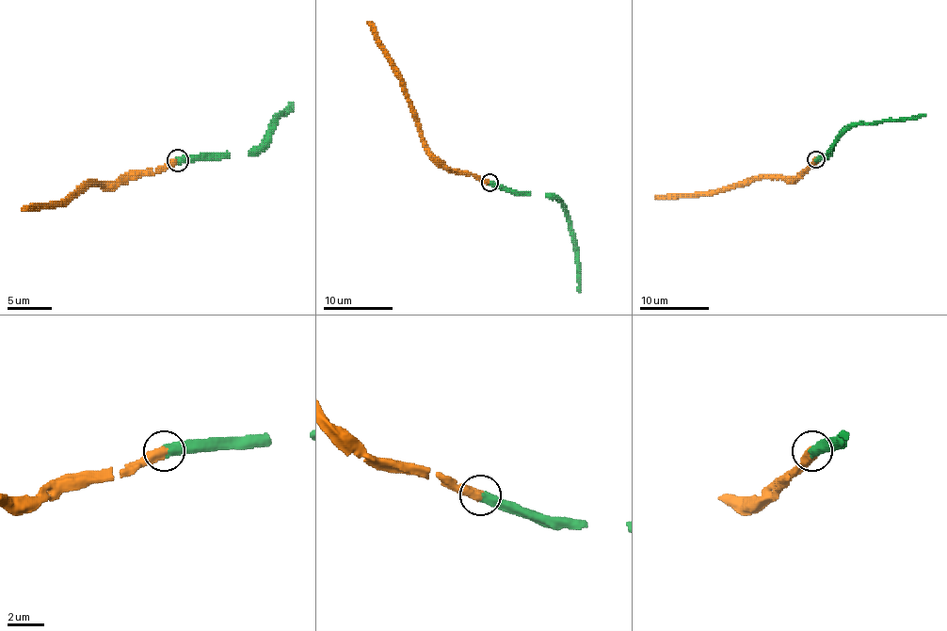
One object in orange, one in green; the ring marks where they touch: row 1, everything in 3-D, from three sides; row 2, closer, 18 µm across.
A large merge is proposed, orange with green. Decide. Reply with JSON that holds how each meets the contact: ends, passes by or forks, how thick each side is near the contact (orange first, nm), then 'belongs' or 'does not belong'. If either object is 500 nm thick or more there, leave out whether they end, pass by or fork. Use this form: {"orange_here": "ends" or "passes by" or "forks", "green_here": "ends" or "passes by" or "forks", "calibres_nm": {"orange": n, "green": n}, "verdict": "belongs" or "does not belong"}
{"calibres_nm": {"orange": 550, "green": 500}, "verdict": "belongs"}

